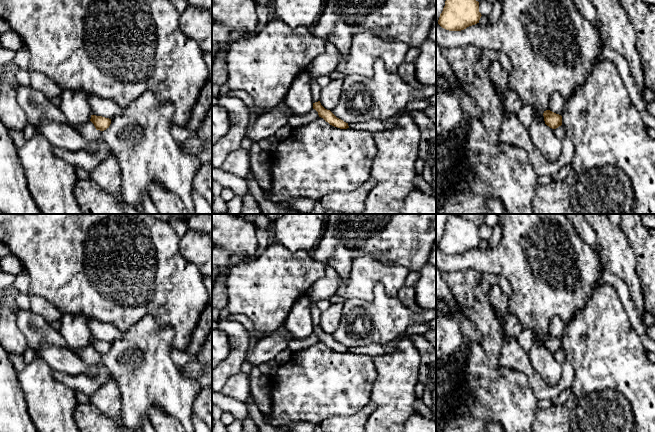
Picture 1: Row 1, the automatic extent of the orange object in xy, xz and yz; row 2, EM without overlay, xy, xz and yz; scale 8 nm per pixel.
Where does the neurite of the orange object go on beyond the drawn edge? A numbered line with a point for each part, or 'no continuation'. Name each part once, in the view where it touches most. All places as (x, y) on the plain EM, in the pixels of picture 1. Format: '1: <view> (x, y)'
no continuation

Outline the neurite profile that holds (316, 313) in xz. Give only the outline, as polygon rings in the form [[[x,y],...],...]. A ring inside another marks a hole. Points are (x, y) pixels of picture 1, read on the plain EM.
[[[312,302],[310,310],[313,327],[320,325],[322,311],[316,306],[314,302]]]

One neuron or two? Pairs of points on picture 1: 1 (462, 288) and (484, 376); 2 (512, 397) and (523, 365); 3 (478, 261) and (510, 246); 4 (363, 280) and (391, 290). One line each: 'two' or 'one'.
1: two
2: two
3: one
4: one

